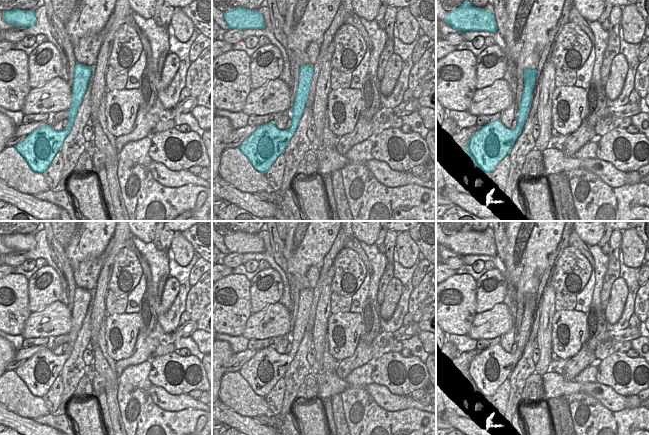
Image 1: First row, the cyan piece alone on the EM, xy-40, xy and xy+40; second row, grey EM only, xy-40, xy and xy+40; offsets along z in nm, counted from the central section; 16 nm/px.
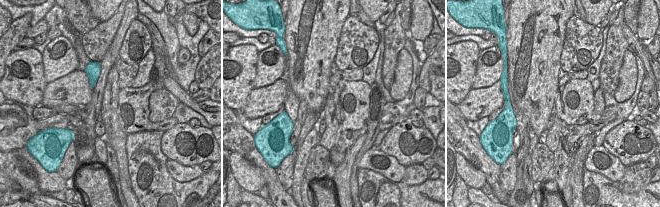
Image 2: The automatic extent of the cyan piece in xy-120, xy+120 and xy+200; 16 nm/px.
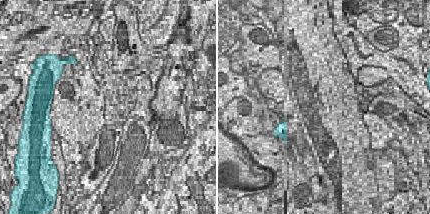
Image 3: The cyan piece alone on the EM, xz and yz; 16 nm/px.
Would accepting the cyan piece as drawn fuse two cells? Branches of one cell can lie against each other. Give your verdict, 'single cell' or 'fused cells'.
single cell

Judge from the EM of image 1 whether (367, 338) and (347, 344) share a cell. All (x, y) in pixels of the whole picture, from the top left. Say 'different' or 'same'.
different

